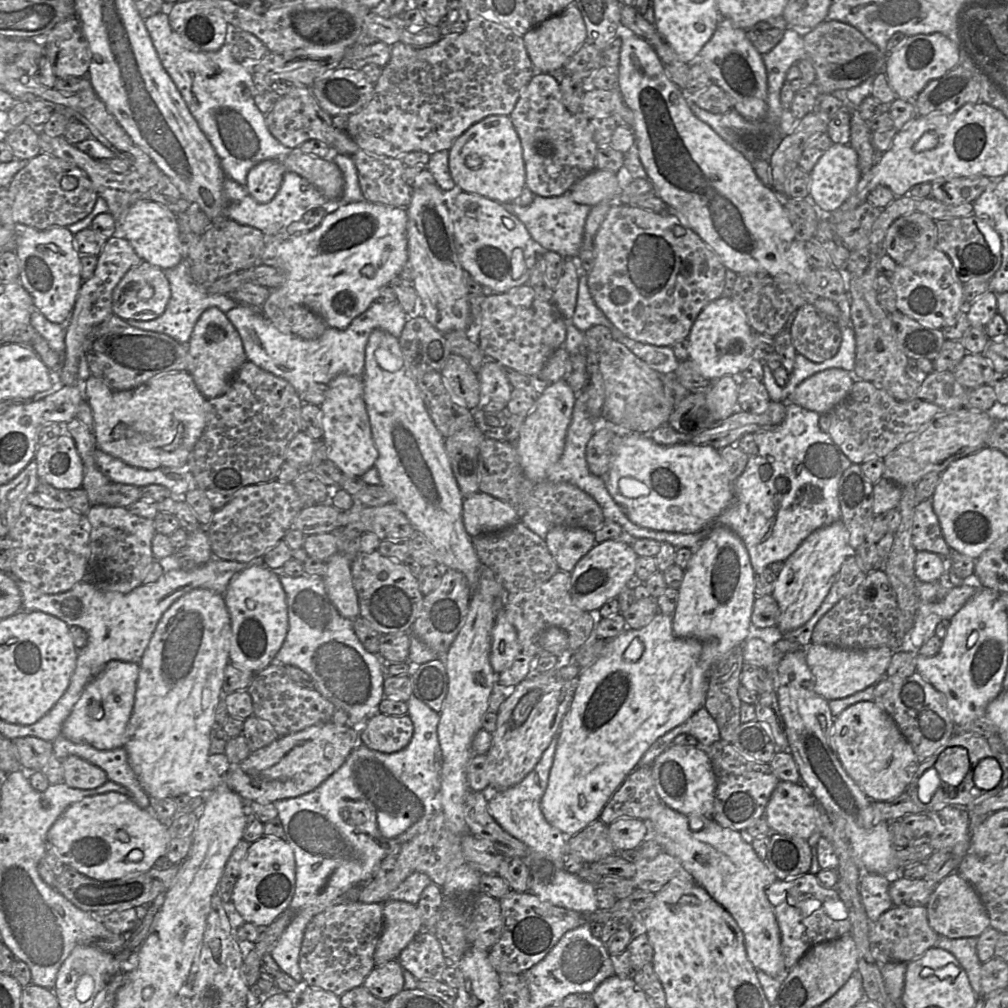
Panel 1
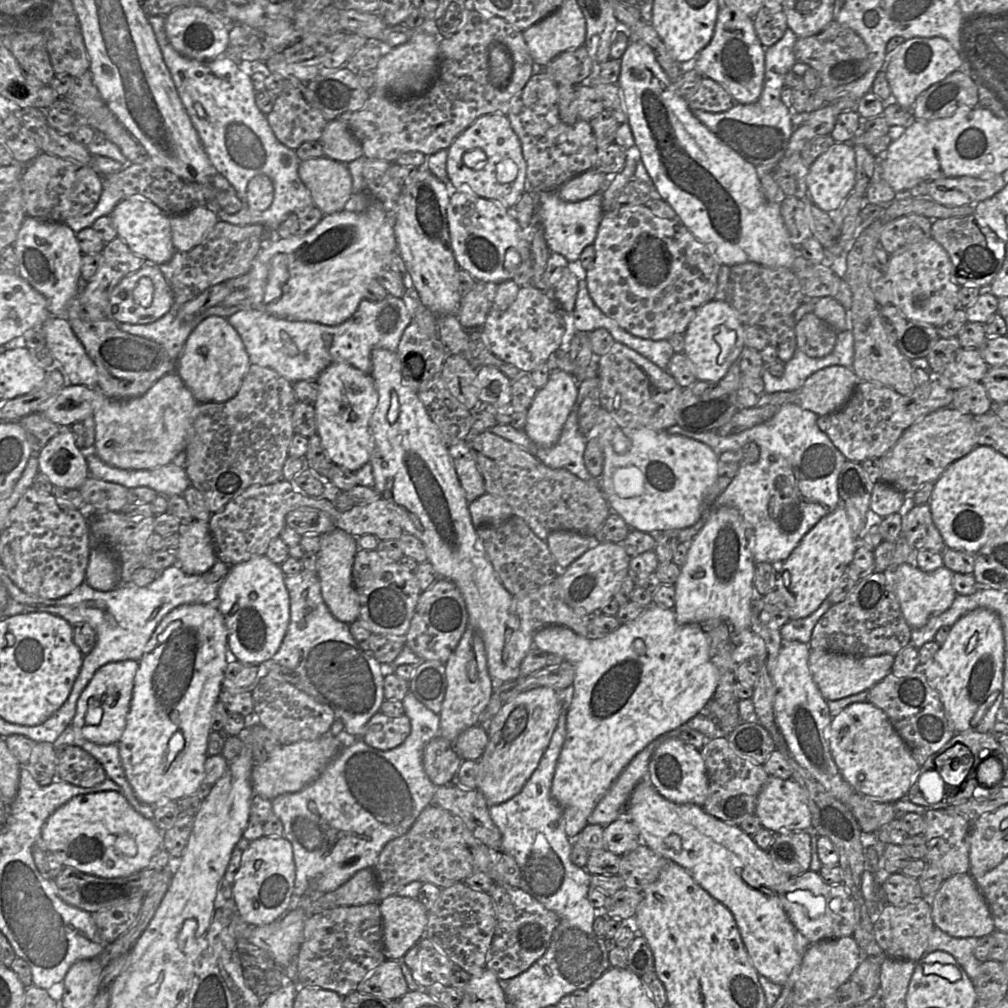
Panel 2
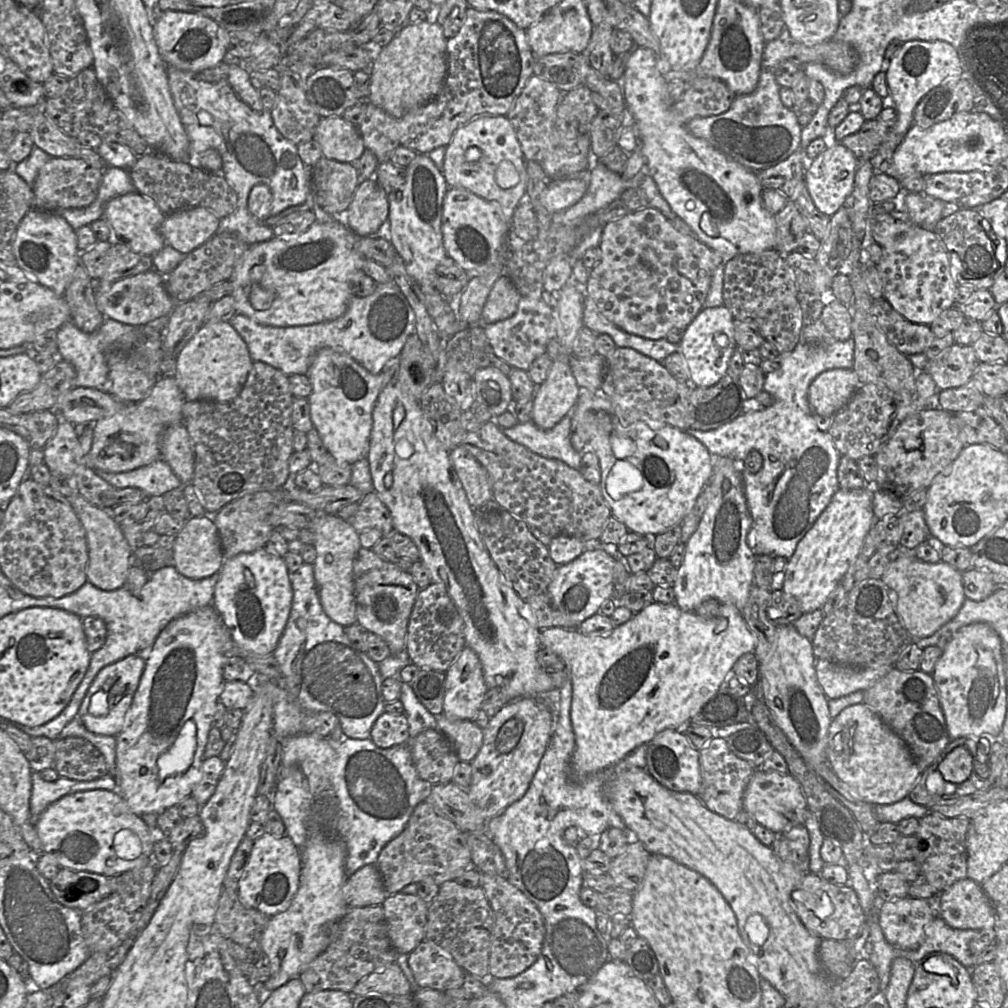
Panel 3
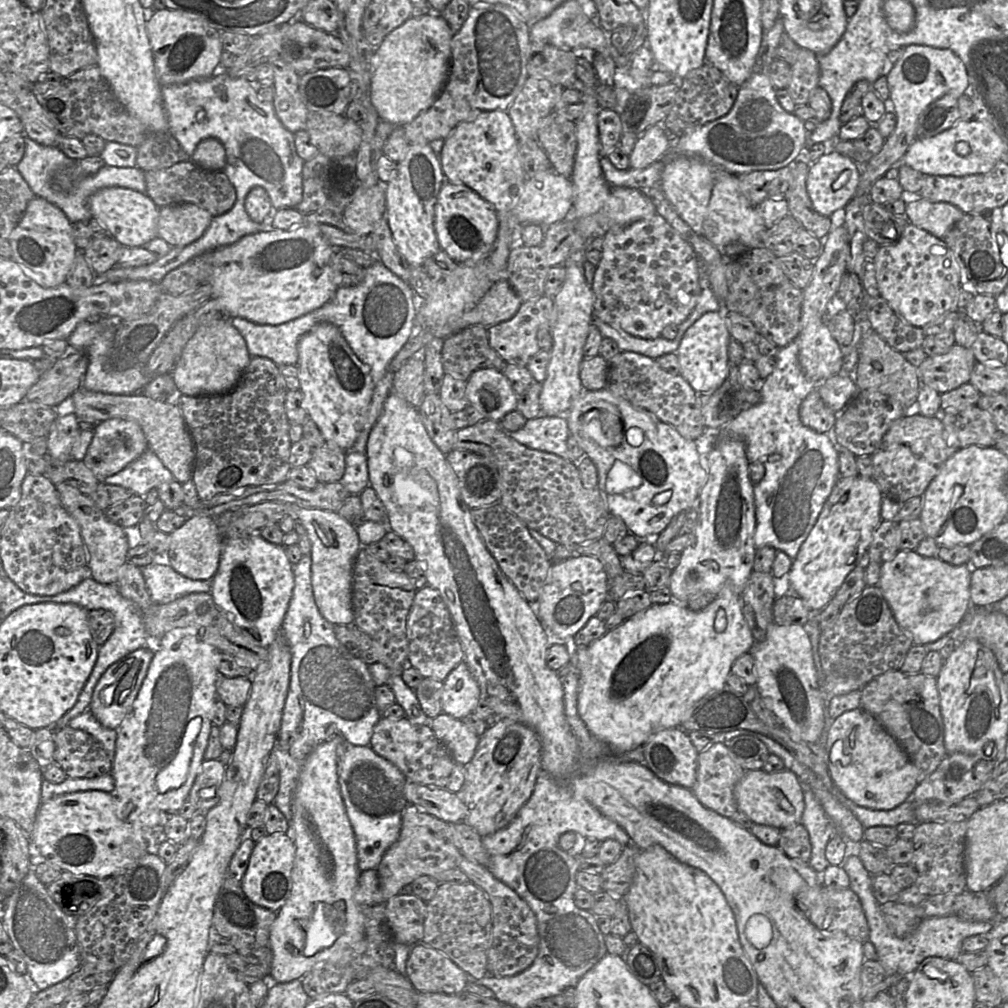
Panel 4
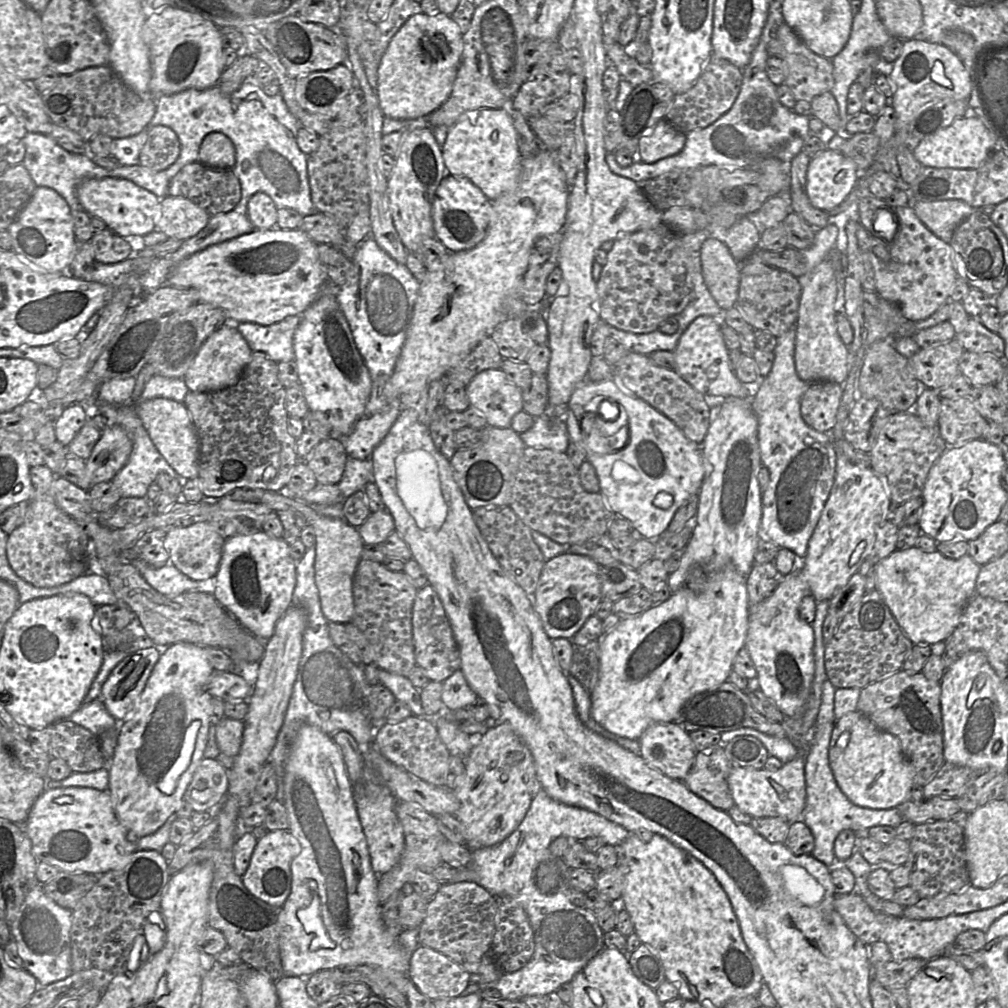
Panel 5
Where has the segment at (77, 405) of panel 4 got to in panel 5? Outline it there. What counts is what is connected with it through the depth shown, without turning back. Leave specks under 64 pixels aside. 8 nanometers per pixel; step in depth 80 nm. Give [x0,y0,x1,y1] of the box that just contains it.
[133,398,199,479]

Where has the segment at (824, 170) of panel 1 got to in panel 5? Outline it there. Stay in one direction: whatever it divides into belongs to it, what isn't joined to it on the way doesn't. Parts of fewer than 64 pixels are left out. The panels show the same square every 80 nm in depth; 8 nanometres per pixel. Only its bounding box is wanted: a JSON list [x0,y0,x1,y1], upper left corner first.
[806,149,859,212]

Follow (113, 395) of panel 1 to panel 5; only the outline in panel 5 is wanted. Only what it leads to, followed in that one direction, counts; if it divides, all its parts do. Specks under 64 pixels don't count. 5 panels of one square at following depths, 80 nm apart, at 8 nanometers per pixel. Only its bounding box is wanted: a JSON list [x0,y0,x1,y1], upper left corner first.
[85,425,133,485]

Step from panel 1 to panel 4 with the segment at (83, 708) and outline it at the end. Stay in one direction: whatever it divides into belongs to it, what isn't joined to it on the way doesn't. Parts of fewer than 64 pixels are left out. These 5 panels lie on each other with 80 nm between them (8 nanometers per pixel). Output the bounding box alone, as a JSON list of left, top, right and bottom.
[89,648,154,730]

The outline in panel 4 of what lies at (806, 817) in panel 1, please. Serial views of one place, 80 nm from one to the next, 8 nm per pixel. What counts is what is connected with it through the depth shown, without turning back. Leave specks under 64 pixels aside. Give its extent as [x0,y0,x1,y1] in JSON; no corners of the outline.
[734,769,804,829]

